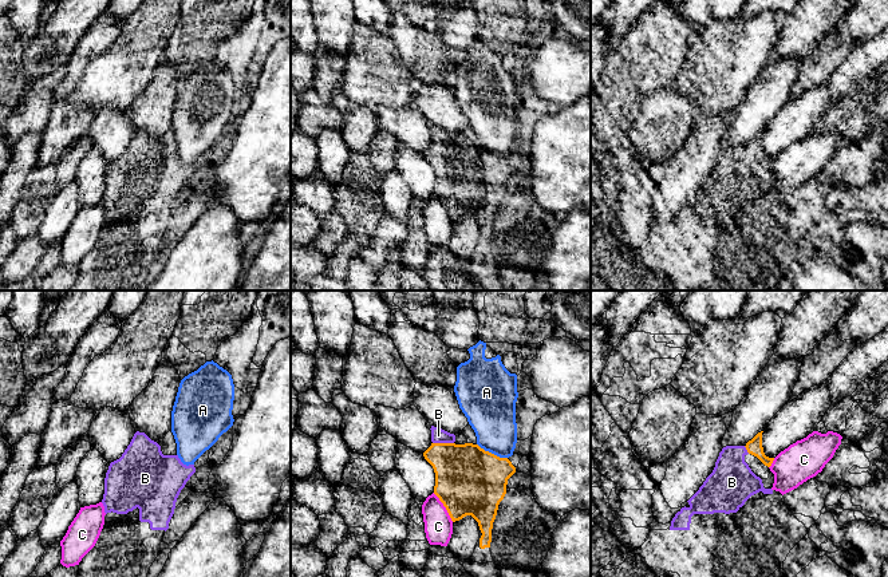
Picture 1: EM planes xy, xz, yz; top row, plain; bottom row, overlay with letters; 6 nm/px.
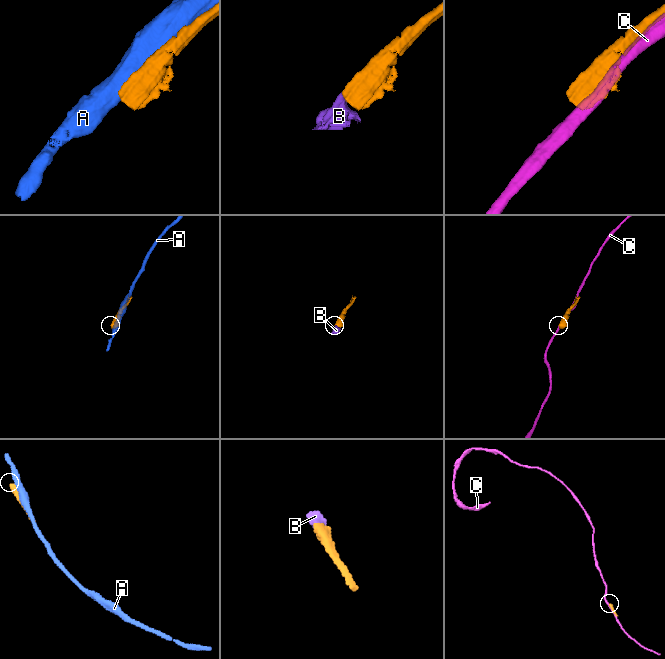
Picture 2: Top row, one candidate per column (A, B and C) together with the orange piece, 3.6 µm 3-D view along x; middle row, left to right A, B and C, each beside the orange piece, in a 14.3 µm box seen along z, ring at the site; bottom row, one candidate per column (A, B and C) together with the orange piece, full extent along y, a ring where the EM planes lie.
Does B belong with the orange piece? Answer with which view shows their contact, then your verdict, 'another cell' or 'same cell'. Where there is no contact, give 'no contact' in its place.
contact in xz; same cell

